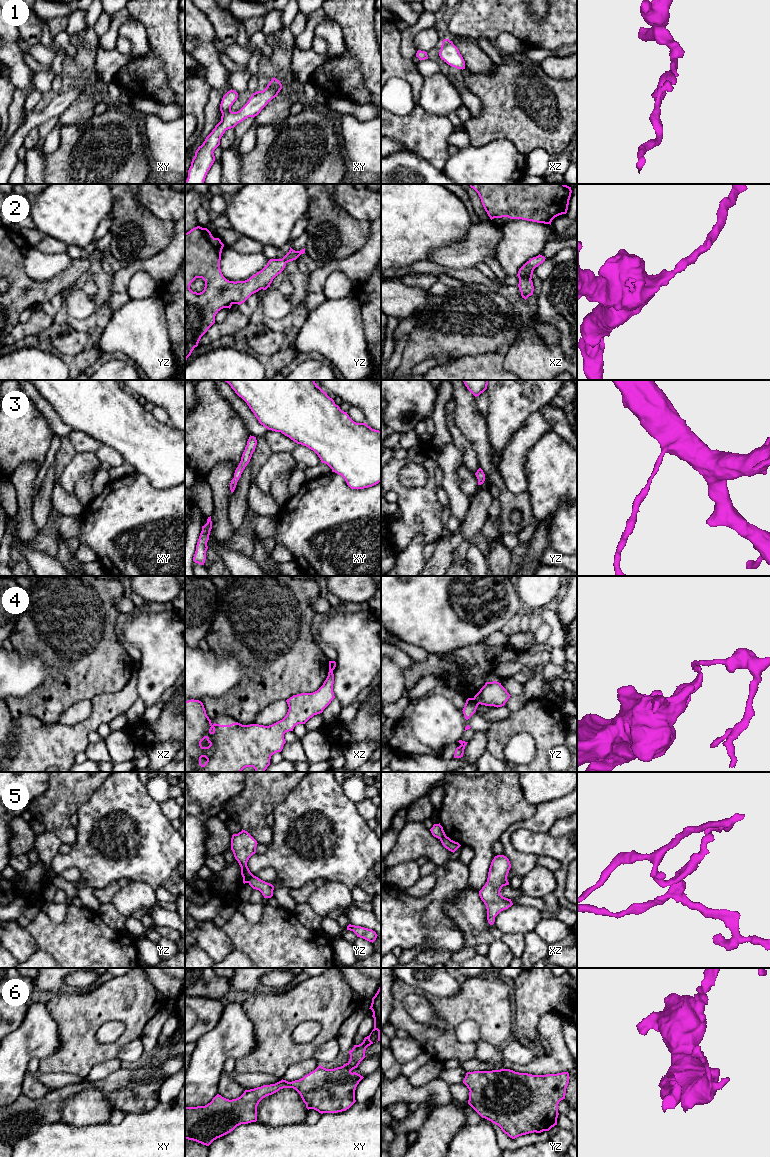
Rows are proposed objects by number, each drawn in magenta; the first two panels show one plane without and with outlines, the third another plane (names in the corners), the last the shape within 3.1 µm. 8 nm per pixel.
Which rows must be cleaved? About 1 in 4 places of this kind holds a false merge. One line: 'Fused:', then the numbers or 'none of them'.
Fused: 4, 5

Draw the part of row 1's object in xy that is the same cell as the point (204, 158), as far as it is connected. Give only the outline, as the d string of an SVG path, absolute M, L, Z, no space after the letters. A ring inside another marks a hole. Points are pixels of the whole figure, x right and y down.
M275 77L272 78L263 91L253 93L248 102L237 112L232 112L231 106L237 100L238 93L232 89L228 91L223 96L220 104L221 121L196 150L185 184L204 184L206 175L215 161L213 152L220 145L220 139L225 131L234 128L248 117L254 118L257 116L278 95L281 89L280 81Z

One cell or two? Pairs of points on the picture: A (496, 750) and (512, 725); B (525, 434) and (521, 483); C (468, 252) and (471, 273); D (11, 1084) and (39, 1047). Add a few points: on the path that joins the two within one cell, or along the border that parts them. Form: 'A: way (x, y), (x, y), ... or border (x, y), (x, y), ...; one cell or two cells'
A: way (496, 744), (497, 740), (506, 731); one cell
B: way (518, 446), (517, 471); one cell
C: border (474, 266), (458, 269), (446, 267); two cells
D: way (11, 1074), (11, 1070), (29, 1052); one cell

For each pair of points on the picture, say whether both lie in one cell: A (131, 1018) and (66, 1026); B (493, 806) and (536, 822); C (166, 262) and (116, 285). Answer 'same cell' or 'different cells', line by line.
A: same cell
B: different cells
C: same cell

